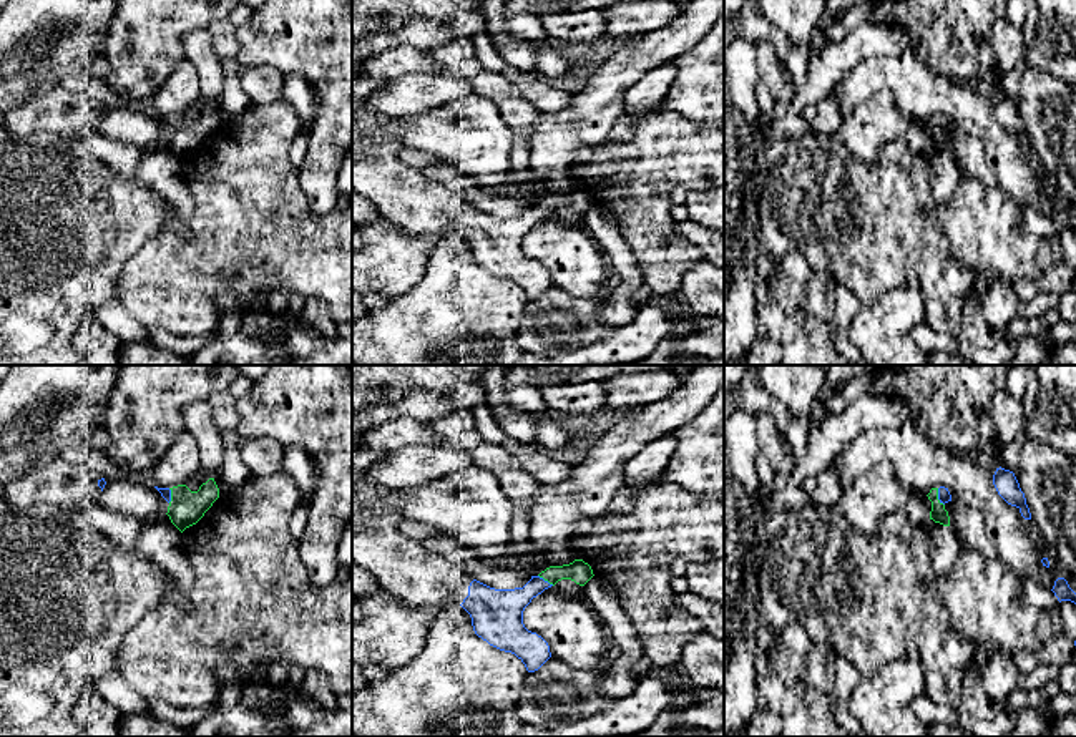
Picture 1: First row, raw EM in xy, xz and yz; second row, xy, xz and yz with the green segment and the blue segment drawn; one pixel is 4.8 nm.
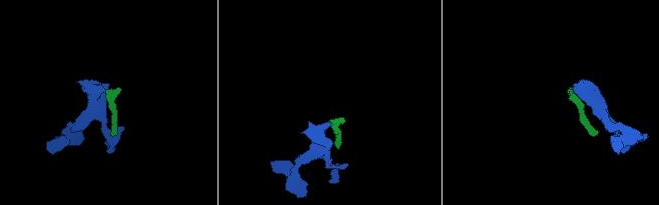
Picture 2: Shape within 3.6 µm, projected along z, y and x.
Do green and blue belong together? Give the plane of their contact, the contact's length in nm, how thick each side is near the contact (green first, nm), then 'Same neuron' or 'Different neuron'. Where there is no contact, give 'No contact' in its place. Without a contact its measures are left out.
Touches green in yz. Shared border 90 nm. Thickness 80 nm (green) against 60 nm. Same neuron

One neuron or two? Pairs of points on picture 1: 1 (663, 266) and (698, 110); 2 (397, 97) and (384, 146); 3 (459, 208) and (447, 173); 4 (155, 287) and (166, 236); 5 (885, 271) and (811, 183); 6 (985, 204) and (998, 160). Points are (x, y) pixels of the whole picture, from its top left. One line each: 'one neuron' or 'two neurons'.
1: two neurons
2: two neurons
3: two neurons
4: one neuron
5: one neuron
6: two neurons

